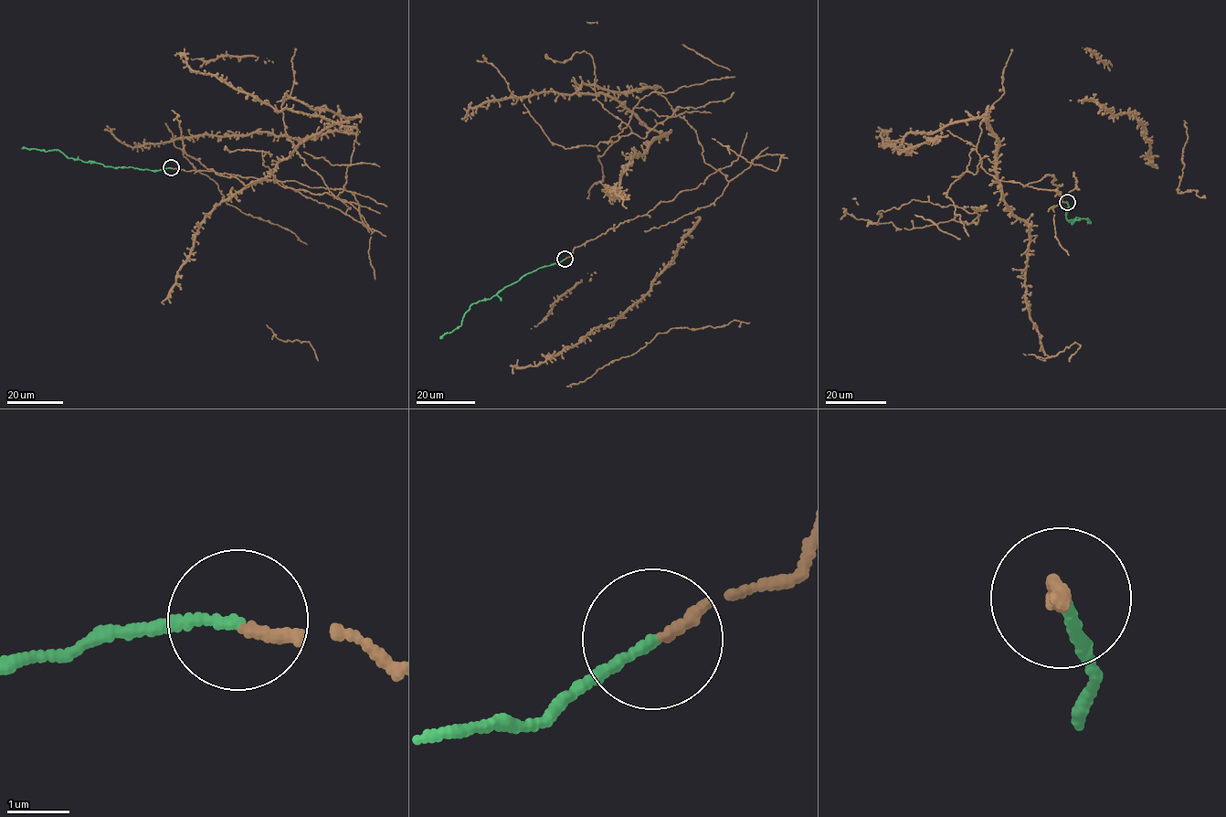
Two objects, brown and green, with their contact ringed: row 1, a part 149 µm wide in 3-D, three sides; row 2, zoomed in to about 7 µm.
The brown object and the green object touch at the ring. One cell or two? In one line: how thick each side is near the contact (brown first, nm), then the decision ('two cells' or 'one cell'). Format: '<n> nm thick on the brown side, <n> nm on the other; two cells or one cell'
170 nm thick on the brown side, 140 nm on the other; one cell

